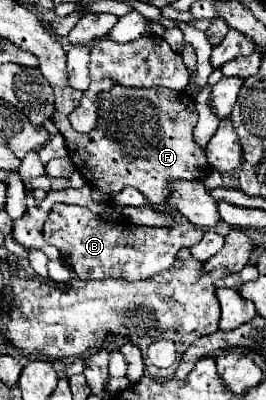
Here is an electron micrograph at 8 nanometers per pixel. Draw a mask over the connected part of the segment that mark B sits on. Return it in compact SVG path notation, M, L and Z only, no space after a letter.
M53 205L43 227L45 243L59 249L61 259L67 261L79 279L125 279L125 281L147 281L163 269L171 269L181 247L193 247L201 241L203 231L191 223L175 227L139 227L131 221L117 217L115 225L101 223L99 215L79 205Z

